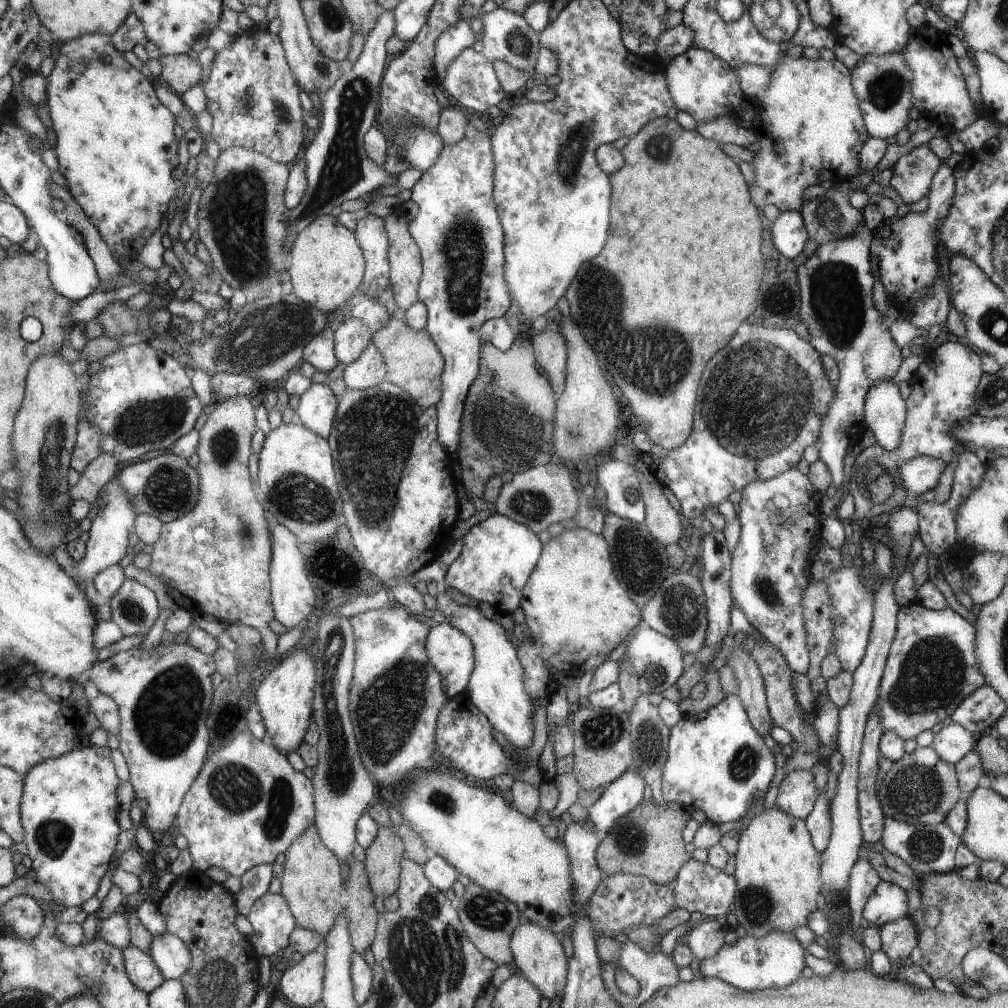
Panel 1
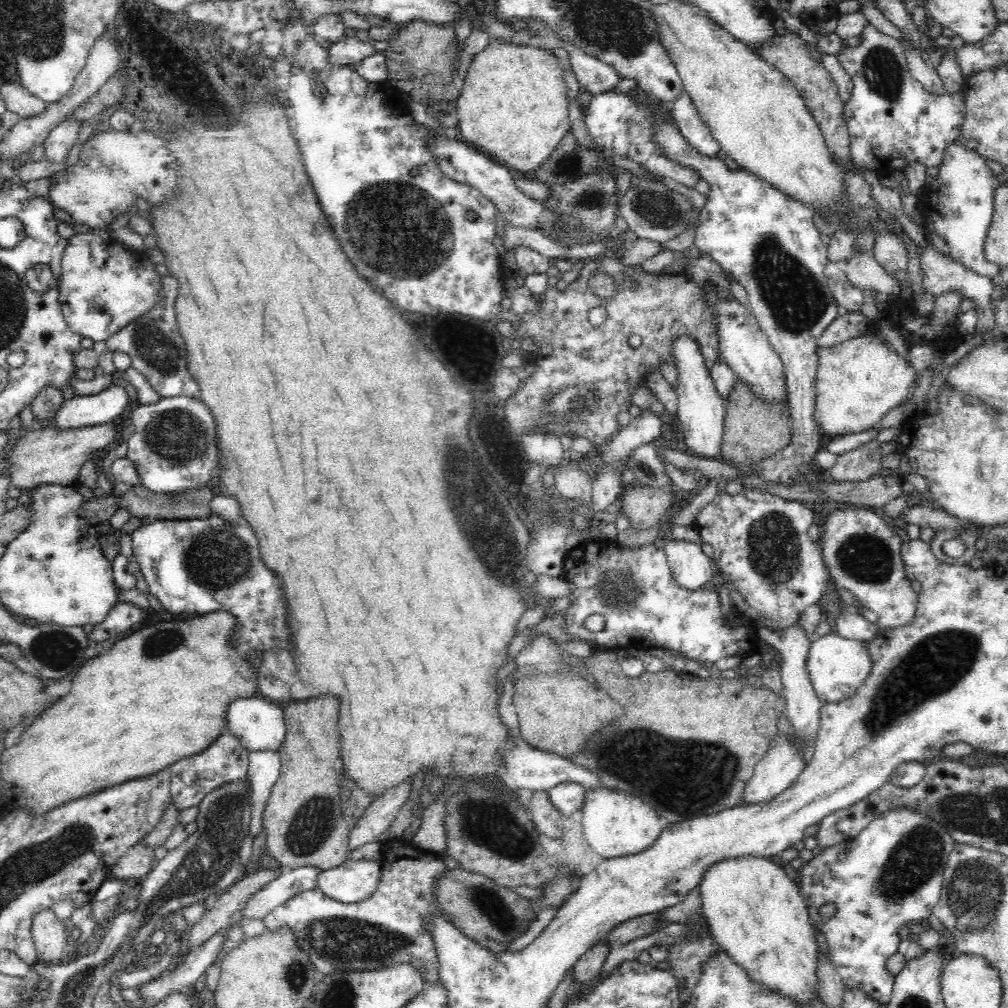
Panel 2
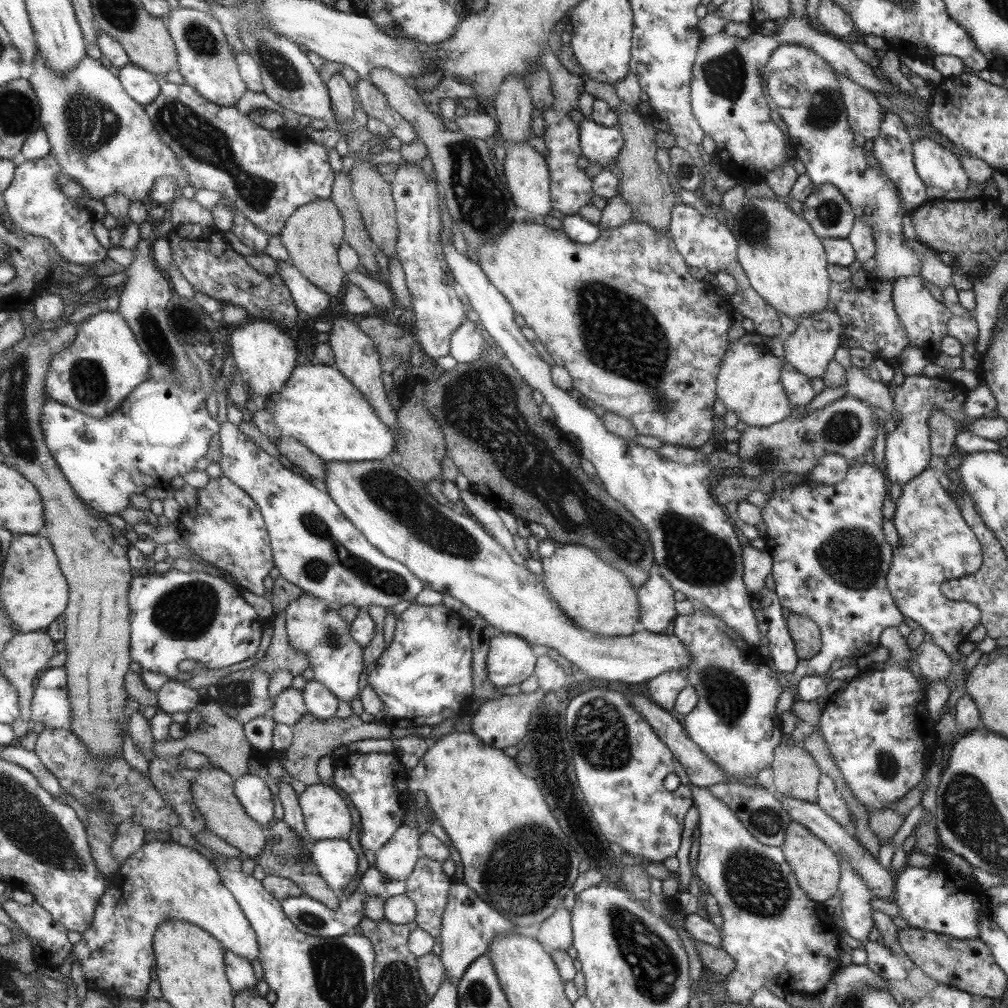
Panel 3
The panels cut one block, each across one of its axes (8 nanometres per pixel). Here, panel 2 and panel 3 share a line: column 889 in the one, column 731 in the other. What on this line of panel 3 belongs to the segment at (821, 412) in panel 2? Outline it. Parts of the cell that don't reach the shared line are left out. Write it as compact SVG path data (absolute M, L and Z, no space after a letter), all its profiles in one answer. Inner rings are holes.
M745 333L727 348L719 367L717 394L726 410L731 410L739 422L766 428L787 418L792 409L779 378L787 362L782 357L771 355L763 346L753 345L749 340L751 335Z

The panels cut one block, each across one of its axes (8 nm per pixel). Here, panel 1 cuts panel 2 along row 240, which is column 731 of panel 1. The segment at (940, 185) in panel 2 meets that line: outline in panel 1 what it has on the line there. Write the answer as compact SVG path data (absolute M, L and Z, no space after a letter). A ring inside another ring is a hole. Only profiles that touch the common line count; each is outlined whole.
M770 931L763 937L754 938L741 933L735 944L723 943L711 958L700 961L698 967L703 977L715 977L737 989L753 991L784 988L801 976L805 951L793 934Z

